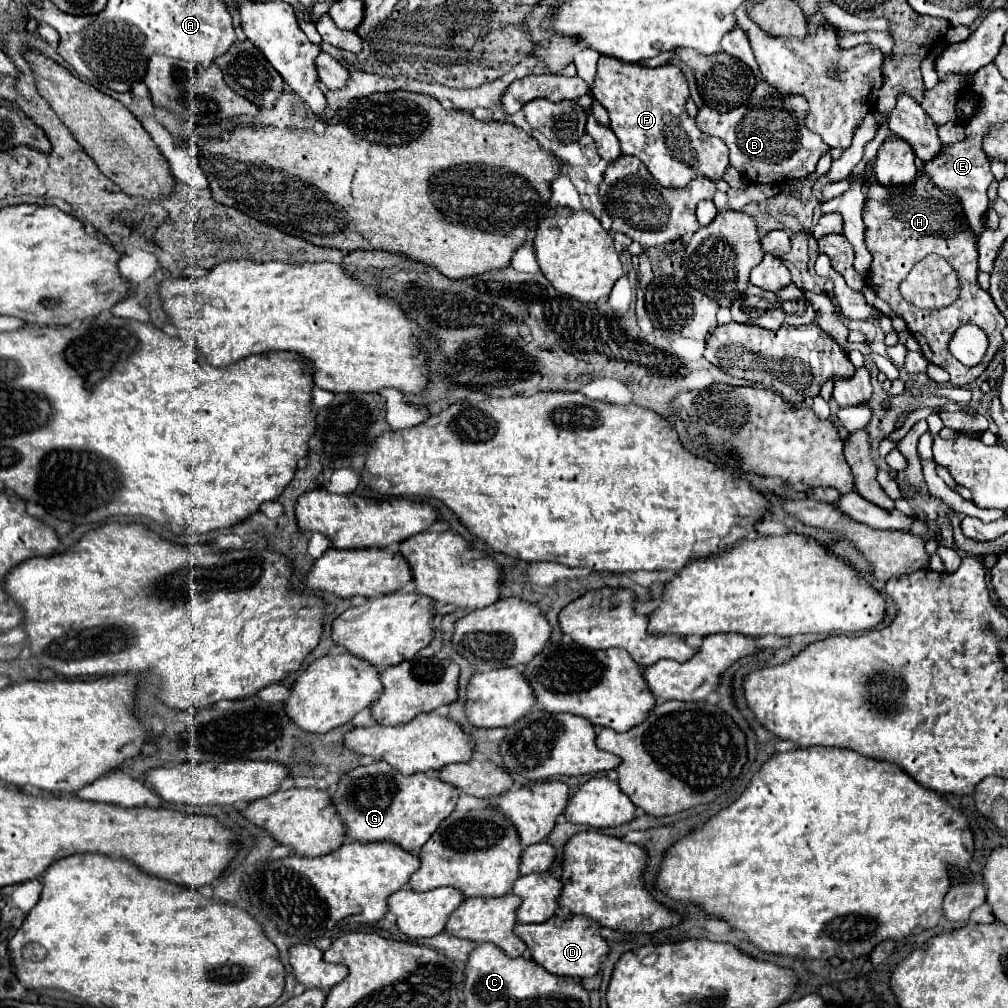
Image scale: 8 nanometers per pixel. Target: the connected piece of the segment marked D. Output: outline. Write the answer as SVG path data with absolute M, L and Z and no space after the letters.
M575 914L553 916L541 924L517 924L513 932L527 944L533 962L537 962L547 972L553 972L557 976L595 976L601 966L601 958L609 952L607 942L599 936L599 924L593 924L593 920Z

